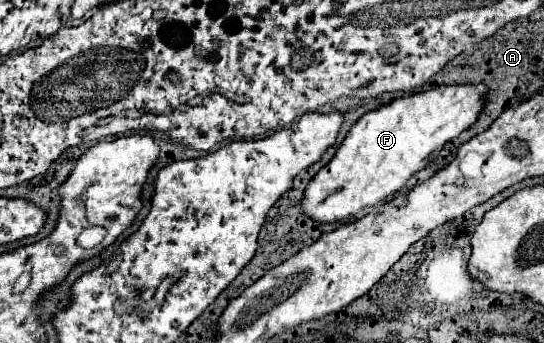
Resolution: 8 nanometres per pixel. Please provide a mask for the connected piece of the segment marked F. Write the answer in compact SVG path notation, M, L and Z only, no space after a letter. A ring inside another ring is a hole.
M464 84L464 86L436 86L422 94L412 94L406 98L396 98L378 110L364 114L348 132L344 142L340 144L334 158L308 182L306 194L300 202L302 212L322 224L340 222L356 216L364 208L378 206L386 198L398 194L412 174L424 170L444 148L446 142L454 140L462 130L472 126L478 112L482 110L482 102L486 96L484 84Z

